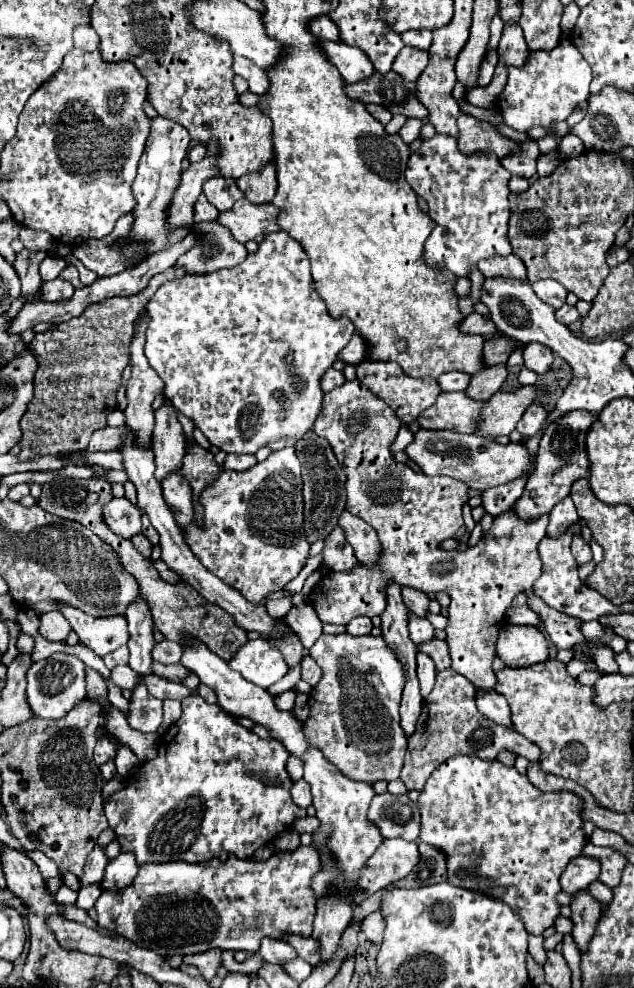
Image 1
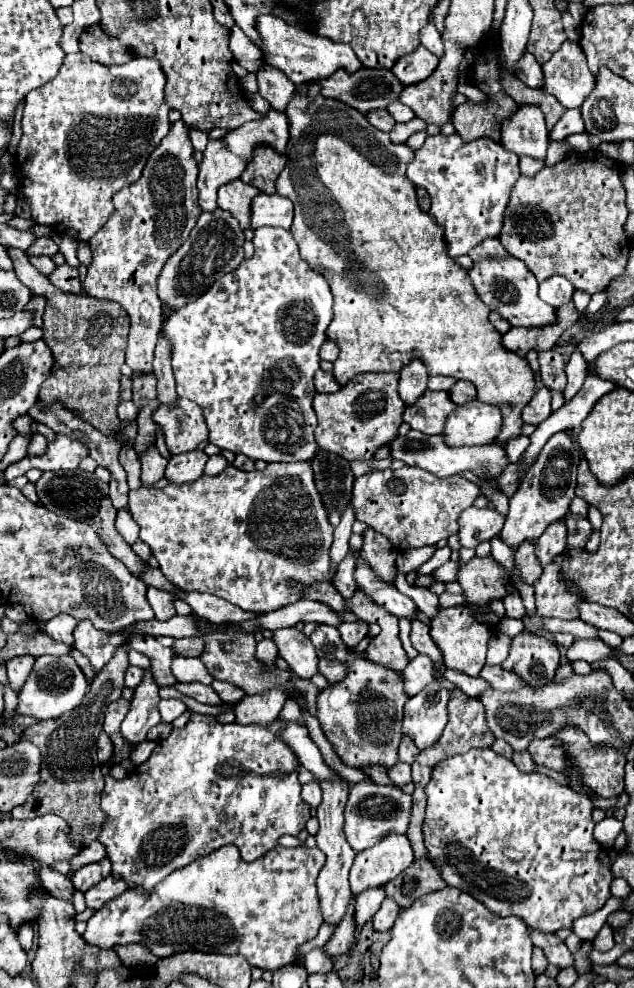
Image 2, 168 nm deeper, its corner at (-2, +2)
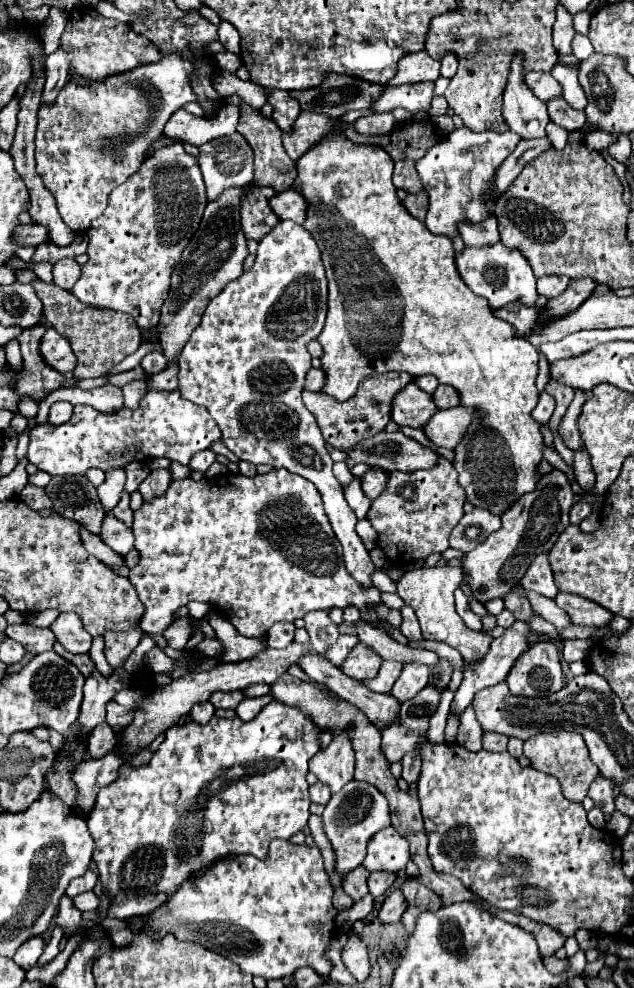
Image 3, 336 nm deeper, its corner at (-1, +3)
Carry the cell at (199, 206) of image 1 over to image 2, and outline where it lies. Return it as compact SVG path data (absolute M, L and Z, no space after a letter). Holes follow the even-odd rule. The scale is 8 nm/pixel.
M211 139L203 151L199 171L199 205L203 211L217 209L217 189L229 181L237 181L247 167L243 157L229 153L223 139Z

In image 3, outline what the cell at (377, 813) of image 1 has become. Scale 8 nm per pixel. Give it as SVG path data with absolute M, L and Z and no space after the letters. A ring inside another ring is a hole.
M358 780L348 782L338 794L332 794L332 798L326 804L326 810L322 814L322 822L324 822L326 836L332 842L334 852L336 852L336 870L342 876L346 876L348 872L352 872L354 868L358 868L362 864L368 840L376 832L380 832L382 828L388 828L392 824L390 806L388 806L388 800L382 796L382 792L378 792L376 786L372 786L368 782L358 782Z

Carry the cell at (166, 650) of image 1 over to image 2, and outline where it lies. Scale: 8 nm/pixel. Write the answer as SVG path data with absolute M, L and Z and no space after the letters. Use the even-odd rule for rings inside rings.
M197 637L197 639L177 639L175 645L173 645L173 651L183 653L185 657L199 657L203 653L203 647L205 647L205 641L201 637Z

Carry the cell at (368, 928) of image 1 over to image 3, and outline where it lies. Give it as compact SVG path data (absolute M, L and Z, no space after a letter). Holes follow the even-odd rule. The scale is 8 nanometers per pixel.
M390 892L384 900L384 904L378 910L378 920L382 924L396 924L400 922L404 914L404 896L400 896L400 892Z

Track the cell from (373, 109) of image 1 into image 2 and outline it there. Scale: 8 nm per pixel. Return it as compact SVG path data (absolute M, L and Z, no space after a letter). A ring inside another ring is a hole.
M387 109L371 111L371 113L367 113L365 117L367 117L367 121L371 121L373 127L377 127L377 129L381 129L381 131L387 131L387 133L389 133L389 131L393 129L393 125L395 125L395 119L389 115Z

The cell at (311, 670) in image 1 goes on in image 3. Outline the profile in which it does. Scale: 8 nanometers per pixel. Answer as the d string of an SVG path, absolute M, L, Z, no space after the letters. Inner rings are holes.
M358 642L356 648L350 652L350 656L340 666L340 670L354 680L366 680L378 674L380 664L382 664L380 656L376 656L376 652L372 652L366 644Z

